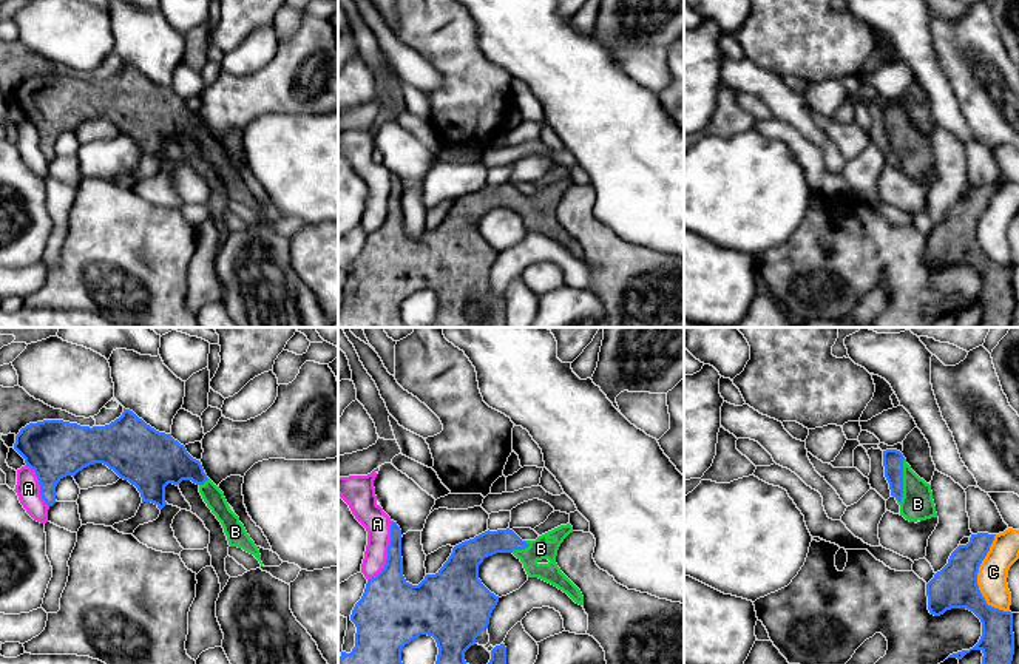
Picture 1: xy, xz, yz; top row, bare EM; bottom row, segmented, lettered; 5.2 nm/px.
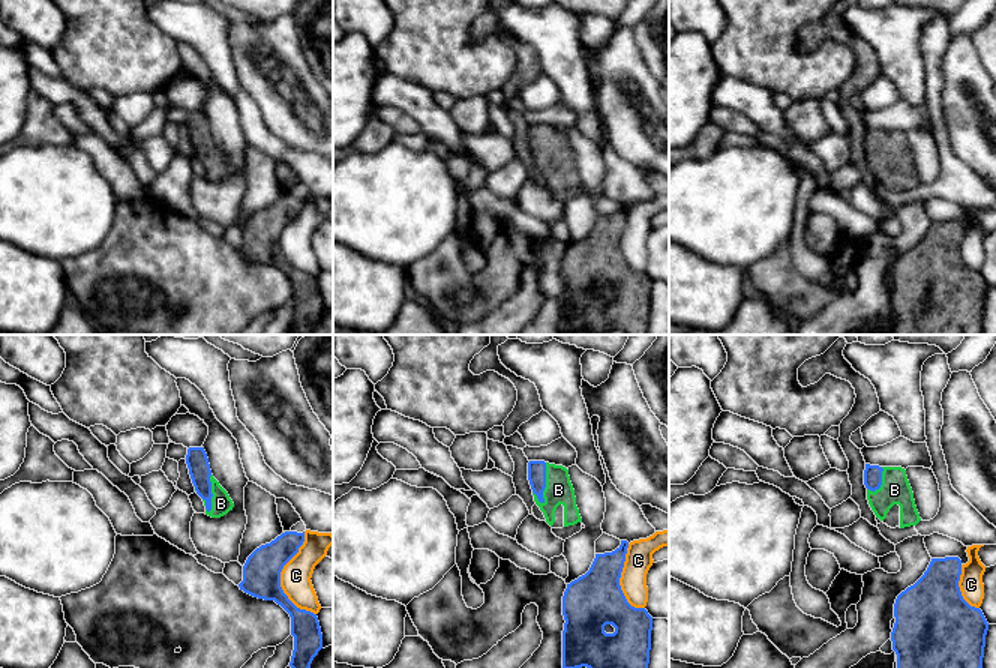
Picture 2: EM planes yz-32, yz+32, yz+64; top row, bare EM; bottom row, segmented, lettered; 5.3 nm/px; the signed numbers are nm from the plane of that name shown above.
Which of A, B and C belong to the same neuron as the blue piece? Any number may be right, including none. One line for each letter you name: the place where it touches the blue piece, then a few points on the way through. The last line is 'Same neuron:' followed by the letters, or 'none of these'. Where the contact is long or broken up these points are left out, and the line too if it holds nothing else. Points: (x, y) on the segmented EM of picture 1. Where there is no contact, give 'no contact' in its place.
B: yz (902, 481) | across yz (893, 460), (902, 481), (917, 504)
Same neuron: B

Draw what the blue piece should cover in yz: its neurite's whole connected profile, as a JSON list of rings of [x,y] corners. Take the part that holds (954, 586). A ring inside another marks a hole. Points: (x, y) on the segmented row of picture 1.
[[[977,533],[971,534],[970,542],[967,545],[959,545],[950,556],[948,564],[934,574],[934,578],[926,584],[926,596],[928,596],[928,610],[934,616],[943,615],[951,608],[967,608],[973,611],[982,622],[982,636],[979,642],[970,649],[950,655],[948,658],[962,659],[971,650],[980,650],[983,653],[982,664],[1011,664],[1014,655],[1014,633],[1013,633],[1013,613],[994,608],[987,604],[977,585],[977,573],[982,561],[985,559],[990,547],[994,540],[996,534]]]

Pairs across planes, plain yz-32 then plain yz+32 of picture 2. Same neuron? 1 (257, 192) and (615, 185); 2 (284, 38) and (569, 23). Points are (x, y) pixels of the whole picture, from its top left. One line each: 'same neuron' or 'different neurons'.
1: different neurons
2: different neurons

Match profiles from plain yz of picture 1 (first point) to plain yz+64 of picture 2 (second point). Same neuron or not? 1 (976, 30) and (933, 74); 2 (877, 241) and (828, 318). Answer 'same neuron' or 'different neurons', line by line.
1: different neurons
2: different neurons

